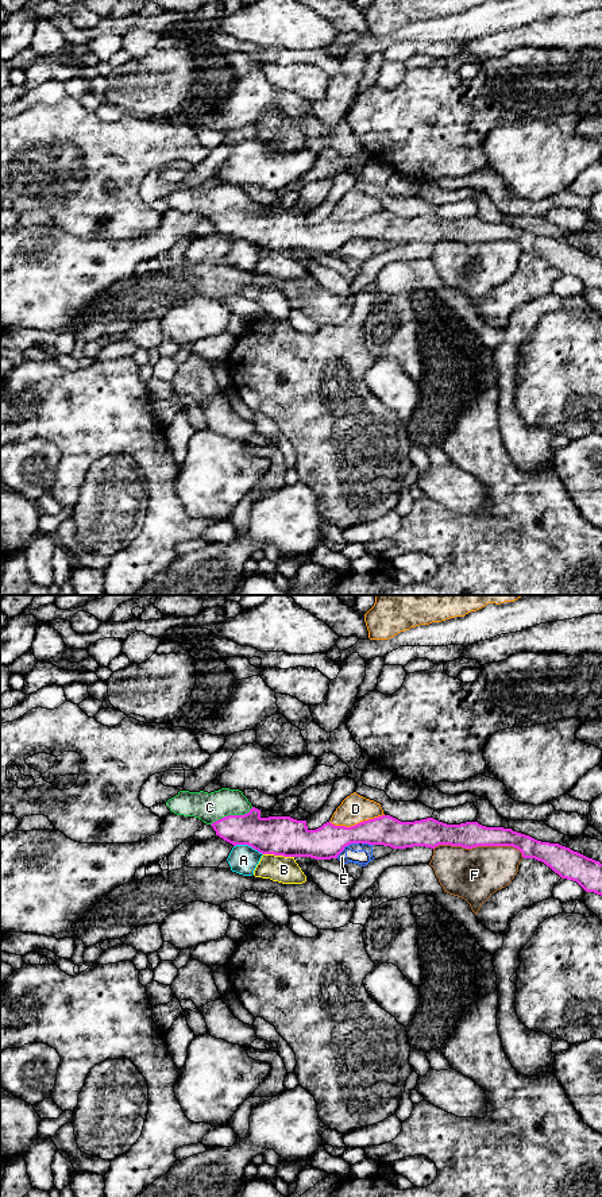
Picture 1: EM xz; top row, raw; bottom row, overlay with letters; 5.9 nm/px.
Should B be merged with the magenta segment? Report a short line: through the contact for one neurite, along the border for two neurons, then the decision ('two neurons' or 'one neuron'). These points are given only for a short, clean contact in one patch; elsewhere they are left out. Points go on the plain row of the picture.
line xz (263, 248), (293, 253); two neurons

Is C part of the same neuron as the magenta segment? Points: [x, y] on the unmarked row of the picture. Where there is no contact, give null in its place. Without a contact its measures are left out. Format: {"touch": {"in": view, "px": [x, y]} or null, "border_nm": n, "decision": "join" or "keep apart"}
{"touch": {"in": "xz", "px": [231, 211]}, "border_nm": 280, "decision": "join"}

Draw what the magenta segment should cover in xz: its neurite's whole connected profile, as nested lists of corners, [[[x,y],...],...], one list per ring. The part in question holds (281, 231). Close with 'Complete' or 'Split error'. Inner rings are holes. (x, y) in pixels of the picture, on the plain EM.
[[[239,185],[215,188],[180,186],[166,197],[171,208],[194,212],[211,220],[216,231],[236,240],[248,240],[262,250],[331,255],[351,239],[383,240],[393,244],[439,240],[513,242],[524,254],[544,258],[562,274],[576,277],[586,287],[602,291],[602,259],[559,239],[537,236],[503,223],[486,223],[478,217],[447,220],[433,213],[401,217],[390,211],[355,221],[324,219],[309,225],[306,216],[290,212],[262,213]]]. Split error

